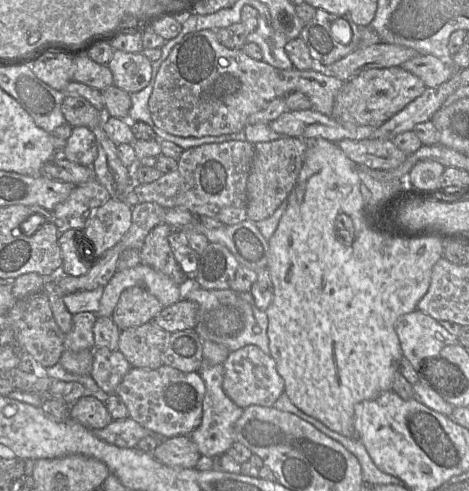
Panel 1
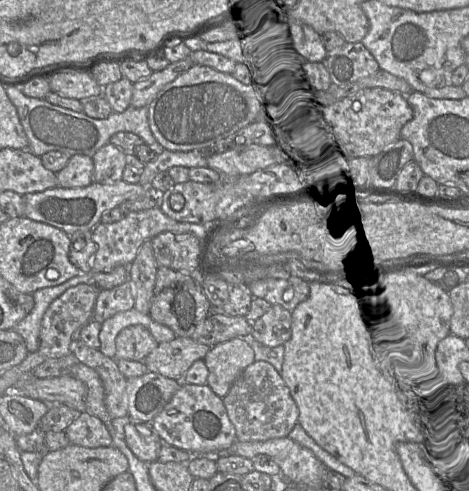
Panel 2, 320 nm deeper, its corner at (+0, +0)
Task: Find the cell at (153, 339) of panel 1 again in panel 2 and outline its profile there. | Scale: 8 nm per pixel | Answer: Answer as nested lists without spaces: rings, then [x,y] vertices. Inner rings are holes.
[[[175,337],[172,341],[159,343],[143,362],[150,372],[182,380],[191,365],[204,359],[211,347],[192,338]]]

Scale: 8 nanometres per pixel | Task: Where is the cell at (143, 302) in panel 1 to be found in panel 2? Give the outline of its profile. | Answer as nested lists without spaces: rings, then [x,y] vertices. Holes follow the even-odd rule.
[[[142,325],[123,328],[116,336],[116,356],[114,359],[144,361],[158,346],[150,331]]]

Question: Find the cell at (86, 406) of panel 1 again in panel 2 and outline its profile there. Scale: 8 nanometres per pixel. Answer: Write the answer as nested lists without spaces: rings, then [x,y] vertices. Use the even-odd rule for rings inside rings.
[[[87,411],[79,413],[64,432],[69,442],[74,445],[86,448],[112,445],[112,438],[105,423]]]

